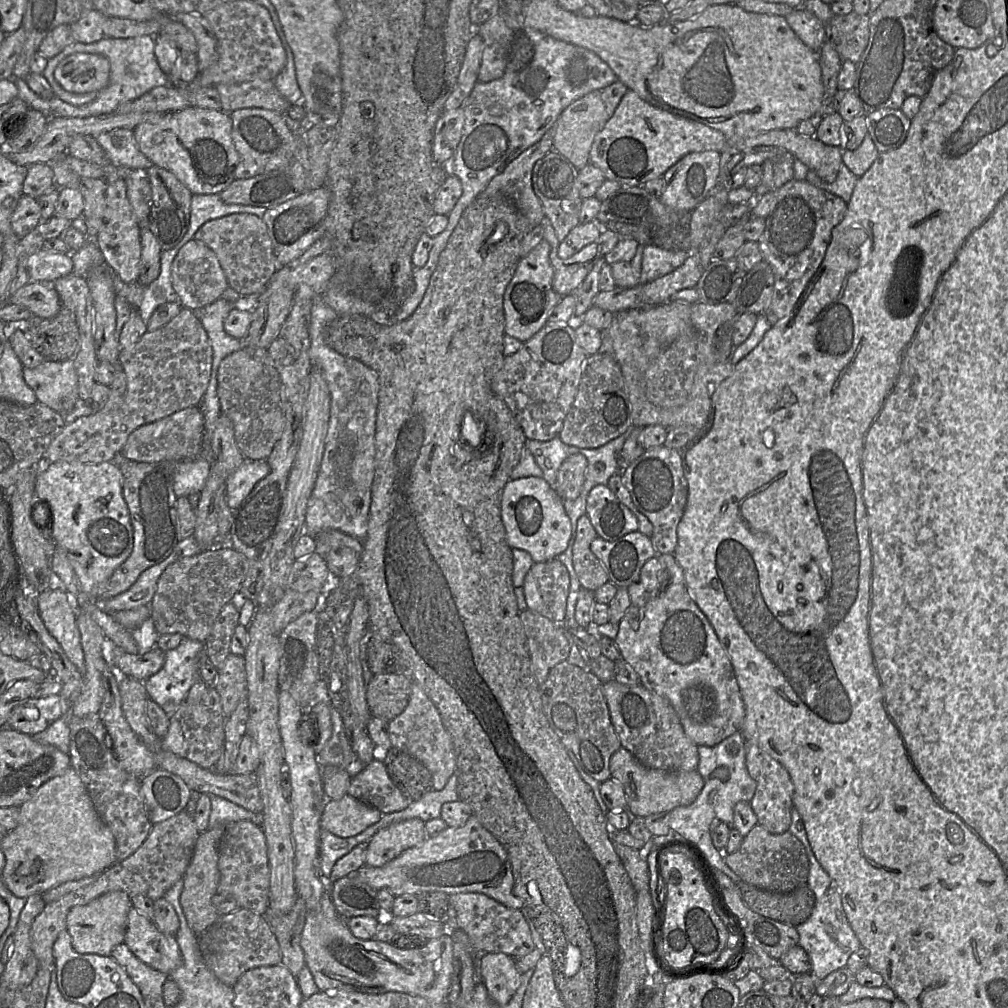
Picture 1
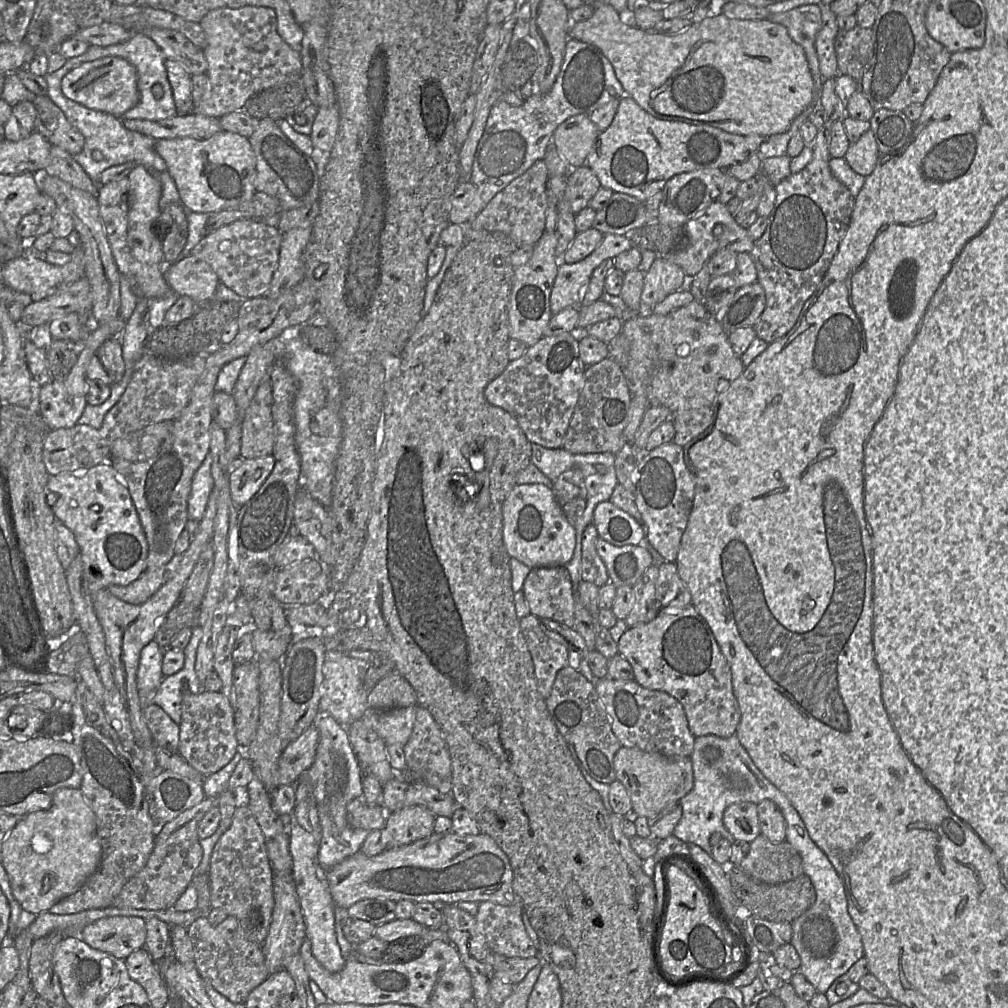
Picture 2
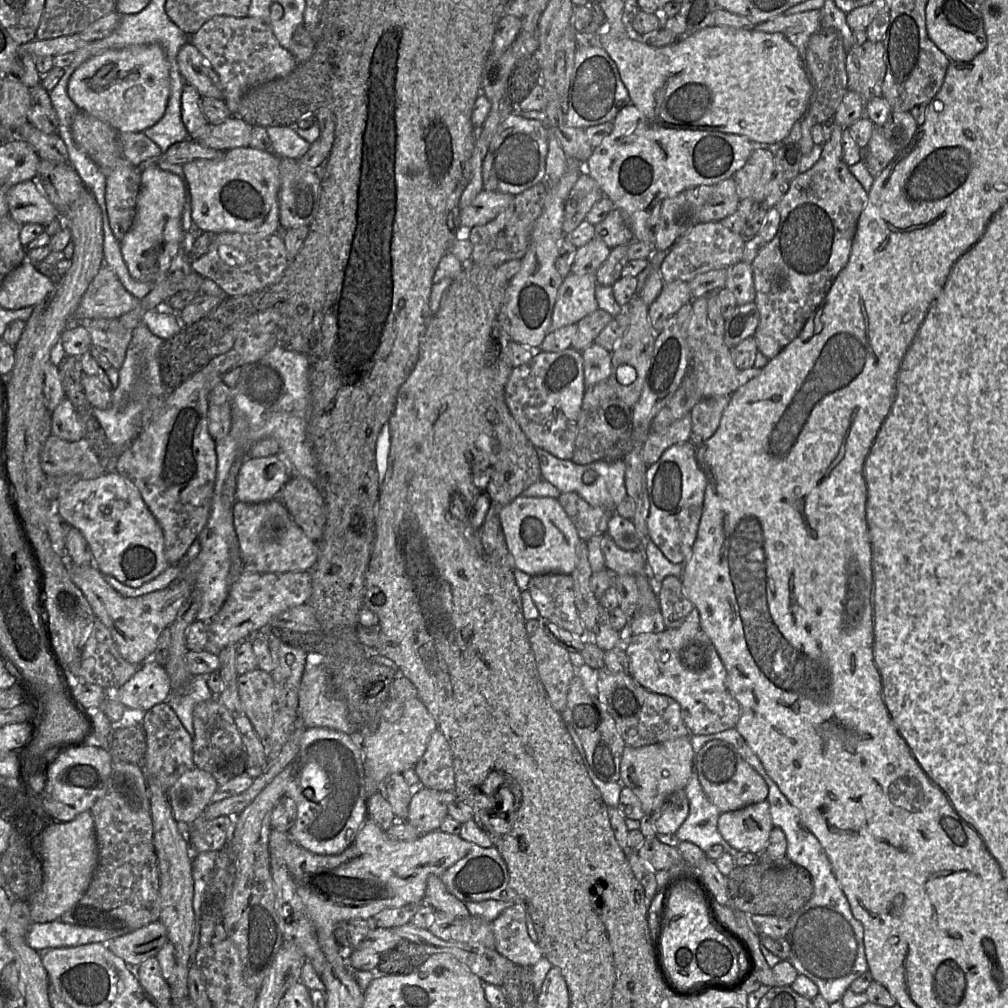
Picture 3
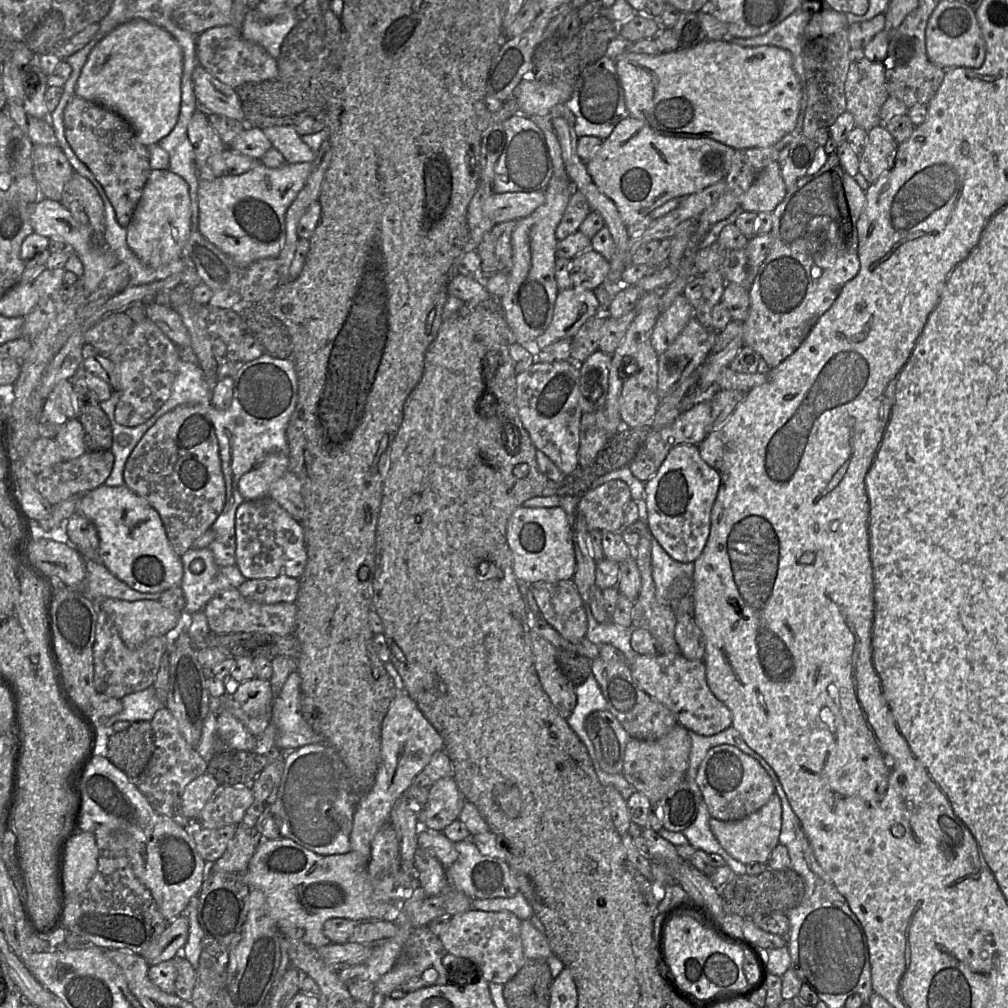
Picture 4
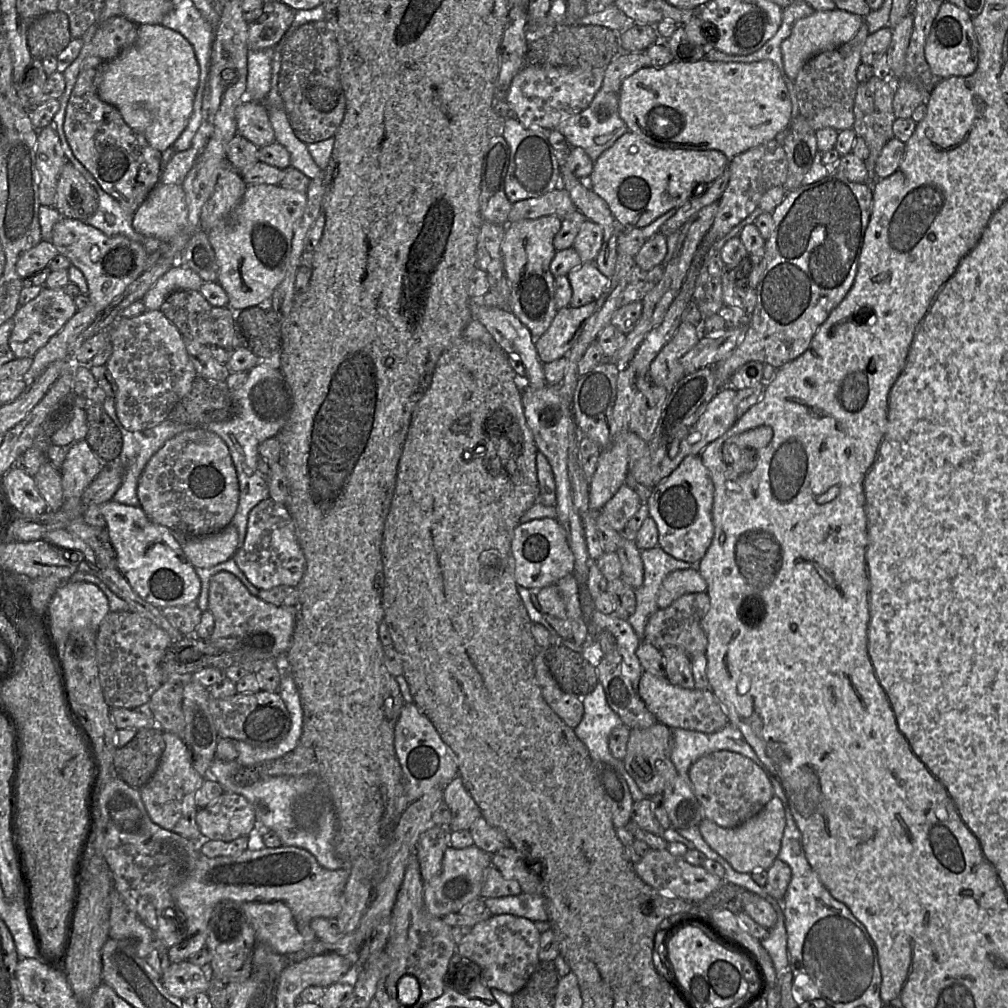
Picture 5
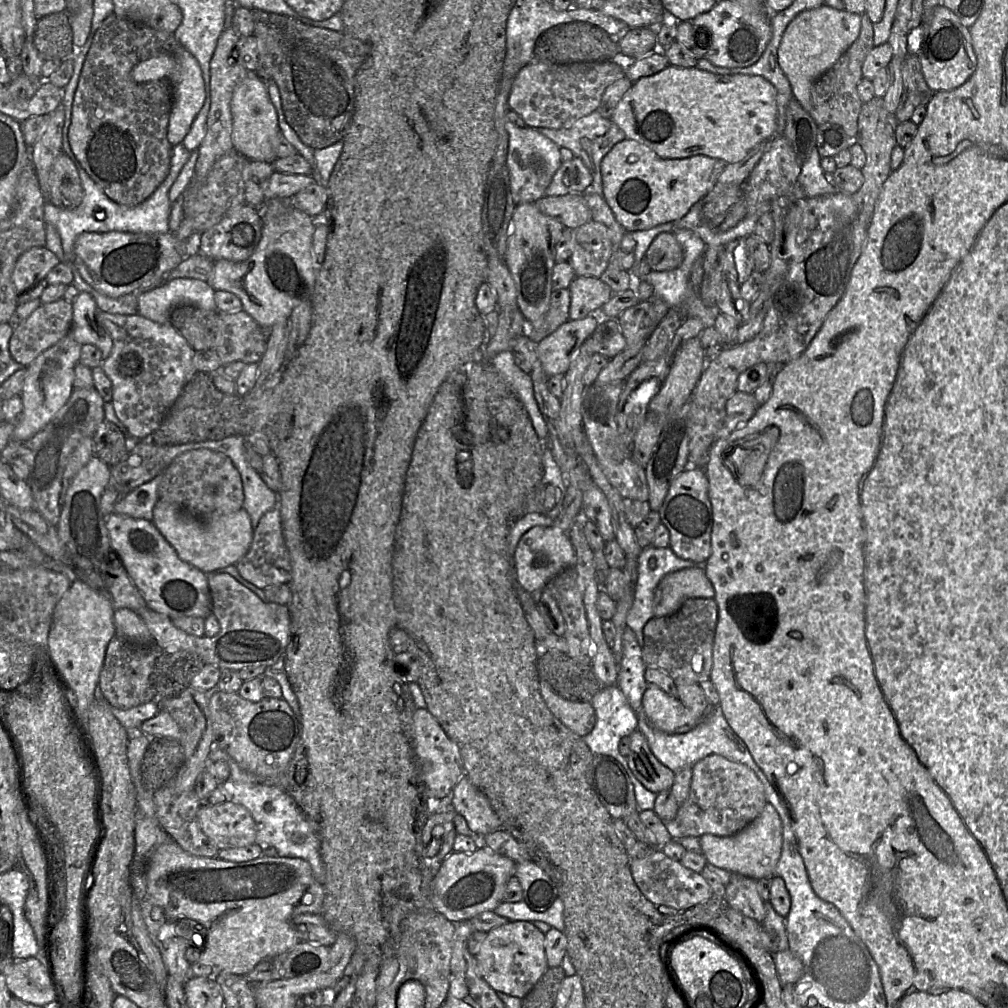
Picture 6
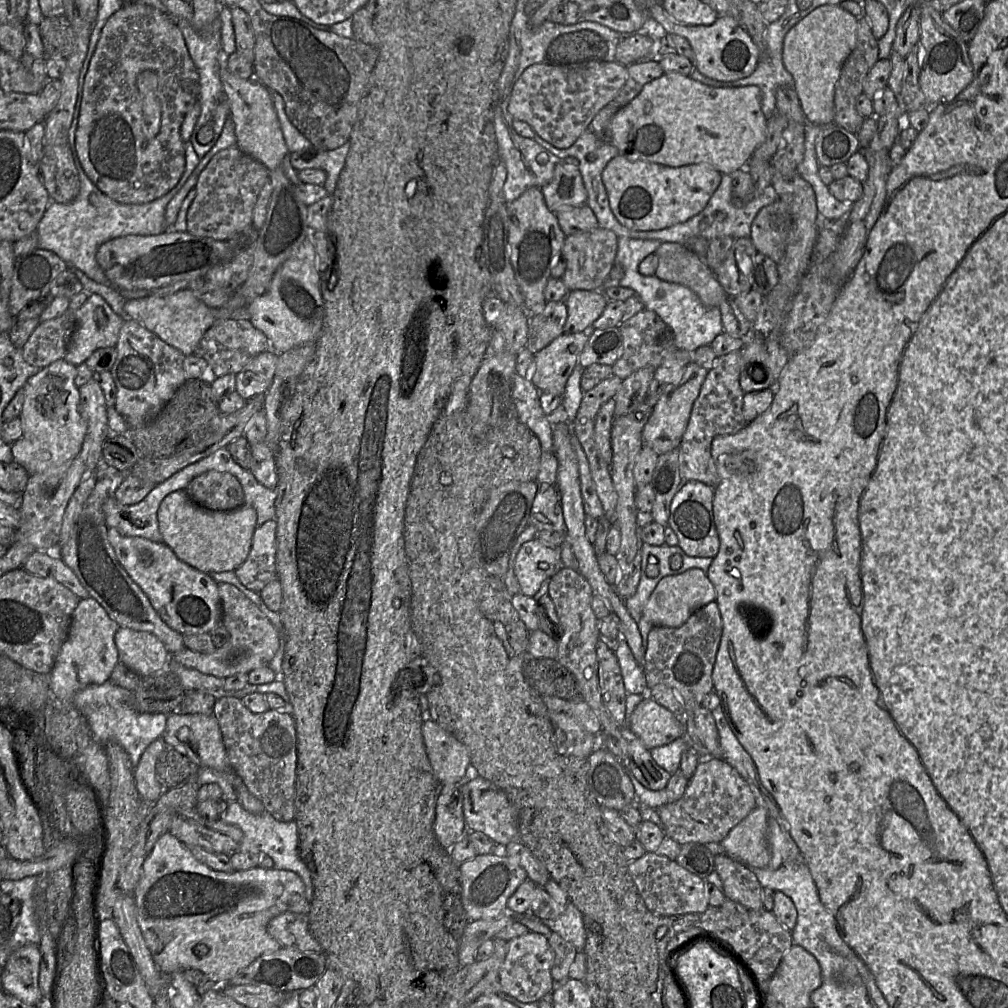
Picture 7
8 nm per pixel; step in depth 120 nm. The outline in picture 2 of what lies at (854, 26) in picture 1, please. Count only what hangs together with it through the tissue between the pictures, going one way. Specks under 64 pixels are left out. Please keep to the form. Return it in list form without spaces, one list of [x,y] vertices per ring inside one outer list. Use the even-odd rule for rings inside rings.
[[[856,25],[854,28],[848,31],[840,31],[838,32],[835,38],[835,52],[837,57],[837,64],[838,64],[838,72],[839,74],[848,75],[853,78],[858,83],[858,90],[859,90],[859,82],[863,76],[863,73],[872,57],[873,54],[873,31],[871,28],[864,28]]]

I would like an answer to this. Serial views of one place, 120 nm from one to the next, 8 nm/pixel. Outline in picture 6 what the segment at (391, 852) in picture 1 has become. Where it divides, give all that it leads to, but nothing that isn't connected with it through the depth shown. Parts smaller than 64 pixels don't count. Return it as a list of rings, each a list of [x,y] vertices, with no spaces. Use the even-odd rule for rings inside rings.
[[[466,776],[454,786],[450,799],[455,813],[461,815],[469,829],[479,836],[501,829],[501,821],[488,798]]]

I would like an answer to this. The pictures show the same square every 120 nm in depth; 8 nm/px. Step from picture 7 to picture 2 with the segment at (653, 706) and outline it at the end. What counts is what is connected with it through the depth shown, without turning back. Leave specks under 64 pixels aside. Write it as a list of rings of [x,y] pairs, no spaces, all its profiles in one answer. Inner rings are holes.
[[[692,604],[685,608],[662,608],[652,621],[628,628],[618,641],[618,650],[632,666],[634,680],[638,684],[650,690],[666,692],[682,704],[693,736],[728,738],[736,734],[740,708],[732,687],[730,666],[709,625]]]

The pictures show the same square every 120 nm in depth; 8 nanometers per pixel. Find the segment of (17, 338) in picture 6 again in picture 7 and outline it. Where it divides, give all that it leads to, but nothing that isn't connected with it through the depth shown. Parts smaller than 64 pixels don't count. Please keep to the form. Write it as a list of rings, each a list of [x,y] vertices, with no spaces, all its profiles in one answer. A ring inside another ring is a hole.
[[[71,310],[40,322],[21,349],[24,360],[32,366],[44,368],[63,359],[75,327],[75,314]]]

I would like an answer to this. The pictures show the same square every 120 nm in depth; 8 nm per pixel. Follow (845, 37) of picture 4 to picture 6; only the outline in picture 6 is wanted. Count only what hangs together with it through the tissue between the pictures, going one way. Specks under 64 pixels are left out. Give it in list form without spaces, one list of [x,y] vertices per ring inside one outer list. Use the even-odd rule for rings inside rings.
[[[866,13],[861,15],[860,32],[857,39],[839,57],[839,59],[811,87],[810,115],[817,125],[832,123],[843,128],[845,133],[855,139],[858,132],[858,117],[862,102],[858,95],[857,86],[862,77],[862,65],[870,50],[874,47],[873,23]]]

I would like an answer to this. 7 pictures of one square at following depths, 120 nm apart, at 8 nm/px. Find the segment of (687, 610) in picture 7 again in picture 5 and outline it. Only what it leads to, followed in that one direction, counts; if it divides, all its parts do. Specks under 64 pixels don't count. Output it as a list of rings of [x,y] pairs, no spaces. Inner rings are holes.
[[[676,570],[665,577],[659,590],[658,607],[664,609],[685,594],[707,592],[707,583],[698,570]]]

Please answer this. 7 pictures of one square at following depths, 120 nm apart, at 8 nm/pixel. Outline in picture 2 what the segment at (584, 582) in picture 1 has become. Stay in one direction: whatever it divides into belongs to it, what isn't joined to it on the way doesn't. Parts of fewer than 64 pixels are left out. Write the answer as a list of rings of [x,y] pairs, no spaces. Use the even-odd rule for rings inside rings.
[[[593,523],[583,533],[581,579],[595,584],[599,588],[609,583],[607,568],[597,552],[598,531]]]

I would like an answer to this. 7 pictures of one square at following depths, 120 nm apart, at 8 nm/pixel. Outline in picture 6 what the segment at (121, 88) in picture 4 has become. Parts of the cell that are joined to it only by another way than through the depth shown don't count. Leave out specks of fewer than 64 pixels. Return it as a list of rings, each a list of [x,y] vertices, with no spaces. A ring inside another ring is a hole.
[[[179,44],[173,53],[163,53],[135,65],[131,71],[131,77],[137,83],[166,78],[173,84],[173,104],[167,139],[173,147],[182,144],[206,99],[205,83],[196,58]]]

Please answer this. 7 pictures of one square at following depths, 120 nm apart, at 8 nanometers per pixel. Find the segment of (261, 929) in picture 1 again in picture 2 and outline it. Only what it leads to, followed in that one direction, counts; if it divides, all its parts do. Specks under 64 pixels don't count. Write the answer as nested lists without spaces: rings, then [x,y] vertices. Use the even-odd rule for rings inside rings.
[[[203,916],[187,932],[193,942],[195,967],[200,977],[231,1002],[244,1005],[252,990],[270,975],[262,946],[247,939],[235,917],[228,916],[219,925],[212,926],[207,916]]]

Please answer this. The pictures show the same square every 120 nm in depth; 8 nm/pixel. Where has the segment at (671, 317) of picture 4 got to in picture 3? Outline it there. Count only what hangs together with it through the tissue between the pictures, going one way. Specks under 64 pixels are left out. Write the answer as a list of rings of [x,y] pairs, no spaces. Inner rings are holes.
[[[675,280],[664,283],[661,293],[649,306],[649,321],[654,332],[658,334],[667,320],[692,300],[688,282]]]

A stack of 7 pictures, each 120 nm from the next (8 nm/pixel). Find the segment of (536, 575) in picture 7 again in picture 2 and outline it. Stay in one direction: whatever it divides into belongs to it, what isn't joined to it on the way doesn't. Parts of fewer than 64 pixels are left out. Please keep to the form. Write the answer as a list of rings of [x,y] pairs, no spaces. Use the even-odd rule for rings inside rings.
[[[543,484],[515,485],[502,506],[503,541],[510,558],[536,568],[565,566],[573,557],[576,532],[556,500],[551,488]]]

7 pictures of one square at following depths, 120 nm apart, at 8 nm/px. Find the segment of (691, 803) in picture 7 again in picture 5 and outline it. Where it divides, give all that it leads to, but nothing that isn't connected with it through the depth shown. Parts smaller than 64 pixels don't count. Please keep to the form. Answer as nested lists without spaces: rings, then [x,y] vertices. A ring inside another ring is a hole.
[[[719,750],[697,759],[690,766],[688,778],[704,818],[724,828],[733,828],[751,819],[774,796],[764,771],[749,758],[728,750]]]

